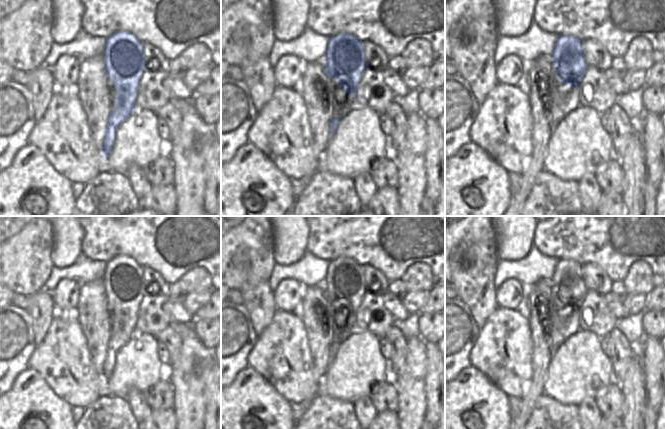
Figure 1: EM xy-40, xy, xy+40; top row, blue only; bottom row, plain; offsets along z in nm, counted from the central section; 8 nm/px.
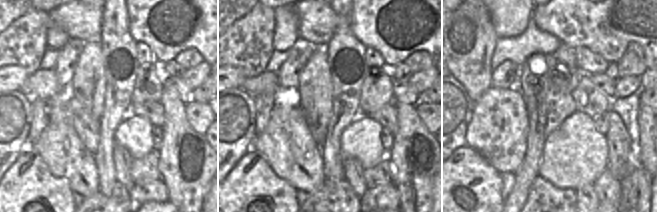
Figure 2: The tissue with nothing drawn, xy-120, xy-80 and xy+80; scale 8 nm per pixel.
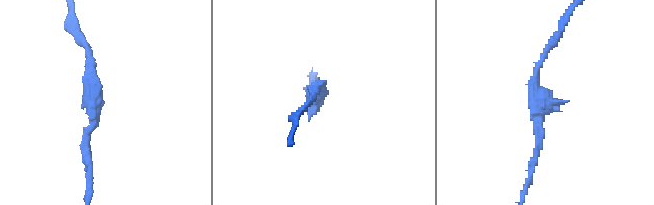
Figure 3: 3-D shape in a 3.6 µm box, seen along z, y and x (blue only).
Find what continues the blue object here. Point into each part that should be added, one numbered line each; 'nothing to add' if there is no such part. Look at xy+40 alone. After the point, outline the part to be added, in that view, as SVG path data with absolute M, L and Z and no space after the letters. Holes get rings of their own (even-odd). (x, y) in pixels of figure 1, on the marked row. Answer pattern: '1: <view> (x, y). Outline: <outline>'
nothing to add

